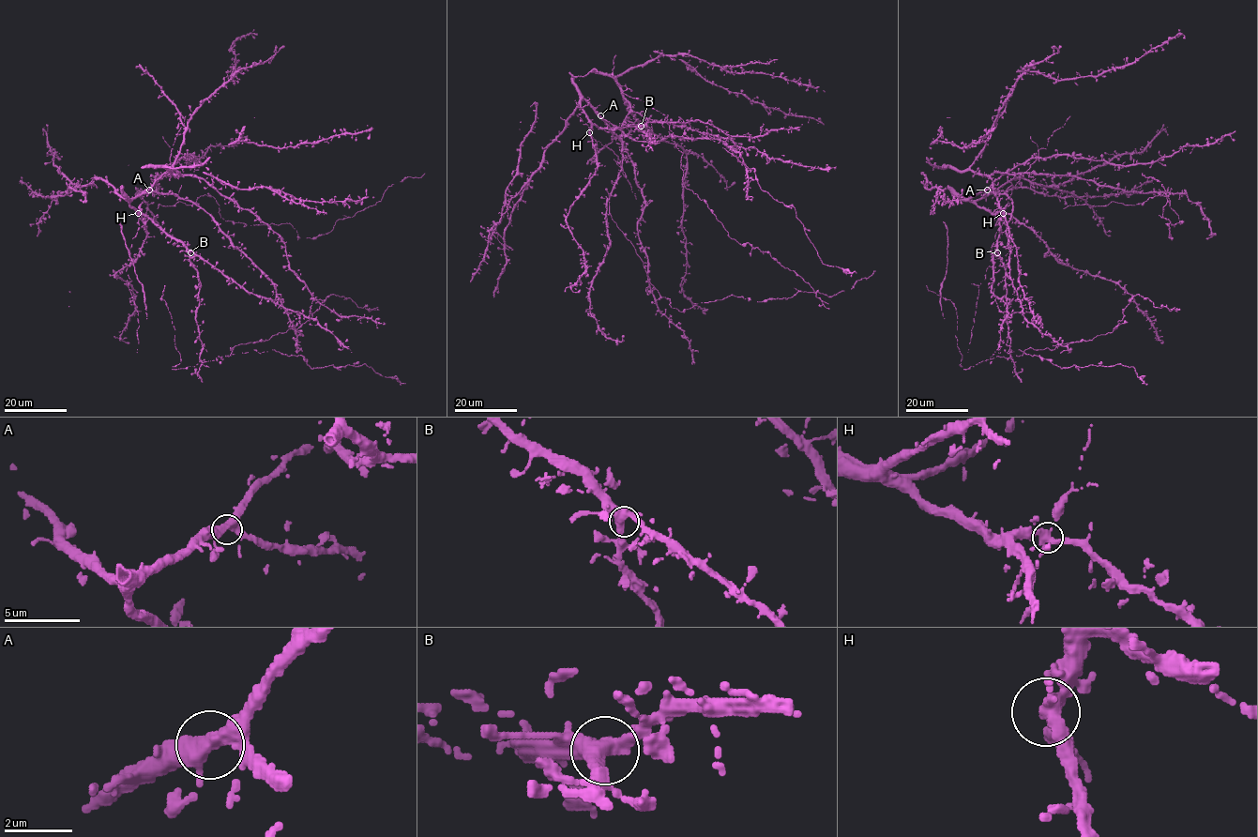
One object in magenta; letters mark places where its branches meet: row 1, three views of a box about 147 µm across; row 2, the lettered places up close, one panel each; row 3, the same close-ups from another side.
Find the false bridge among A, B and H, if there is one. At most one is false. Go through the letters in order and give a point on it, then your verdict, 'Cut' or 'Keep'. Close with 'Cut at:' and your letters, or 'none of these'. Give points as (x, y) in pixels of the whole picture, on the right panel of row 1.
A: Place: (987, 190). Keep
B: Place: (997, 252). Keep
H: Place: (1003, 213). Keep
Cut at: none of these

